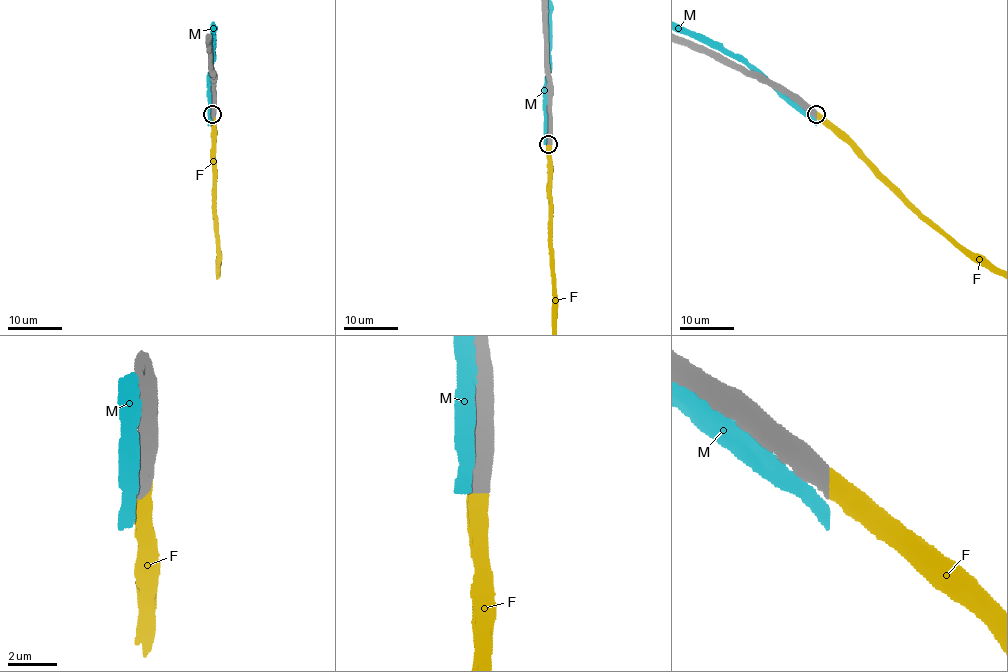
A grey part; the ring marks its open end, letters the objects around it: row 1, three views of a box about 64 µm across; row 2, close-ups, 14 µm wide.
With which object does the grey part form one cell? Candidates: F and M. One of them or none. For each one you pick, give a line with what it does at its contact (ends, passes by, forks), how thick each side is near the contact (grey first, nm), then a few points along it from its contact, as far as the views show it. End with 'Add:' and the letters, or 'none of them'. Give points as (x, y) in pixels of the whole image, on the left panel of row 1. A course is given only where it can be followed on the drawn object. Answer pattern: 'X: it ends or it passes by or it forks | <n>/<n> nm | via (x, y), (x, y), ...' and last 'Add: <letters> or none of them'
F: it ends | 700/700 nm
Add: F

